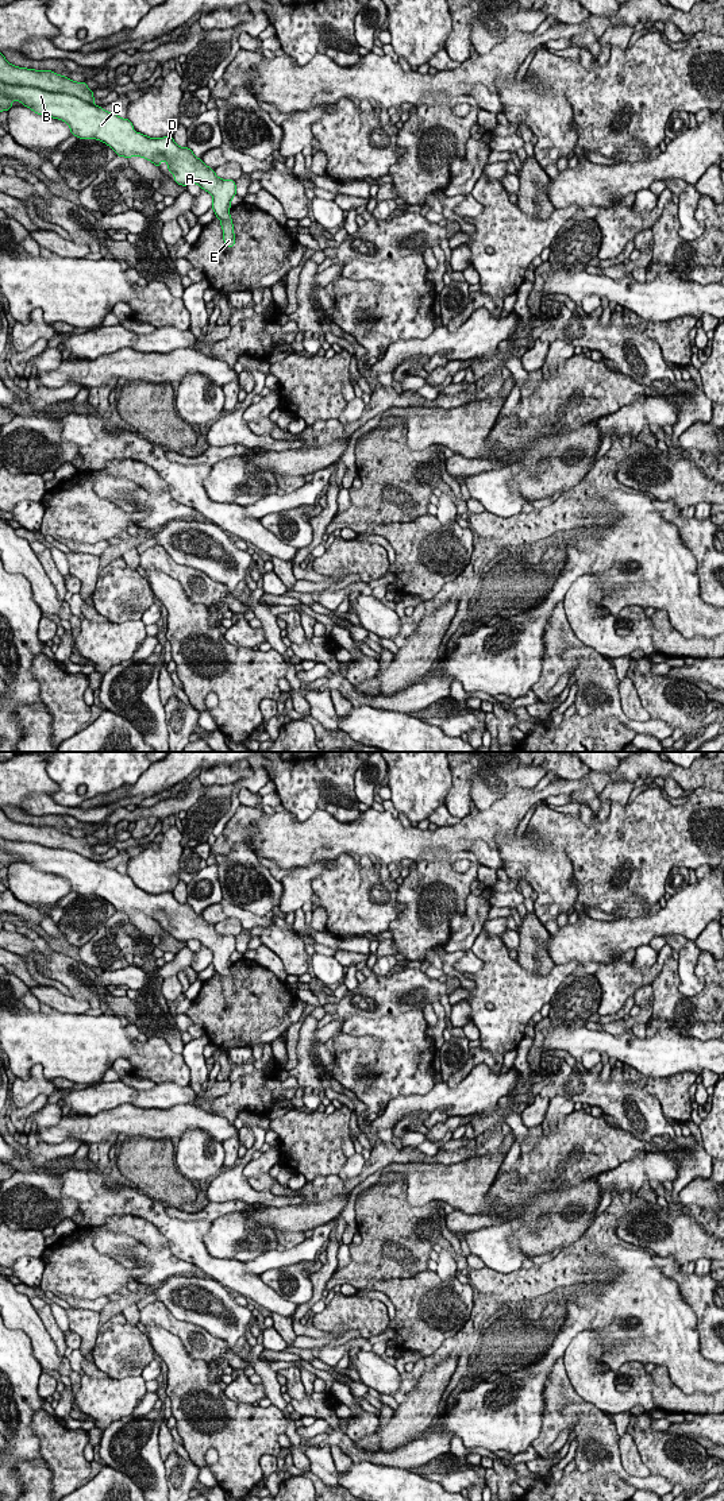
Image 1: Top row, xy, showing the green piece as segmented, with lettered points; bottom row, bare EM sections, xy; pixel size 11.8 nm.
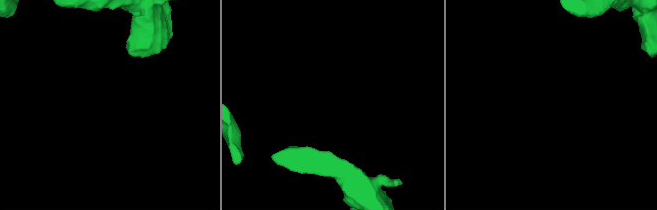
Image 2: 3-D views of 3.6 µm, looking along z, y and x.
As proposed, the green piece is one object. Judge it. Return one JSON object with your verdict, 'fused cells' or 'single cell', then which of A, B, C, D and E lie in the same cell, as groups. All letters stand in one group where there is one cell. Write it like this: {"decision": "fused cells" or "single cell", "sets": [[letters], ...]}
{"decision": "fused cells", "sets": [["A", "E"], ["B", "C", "D"]]}

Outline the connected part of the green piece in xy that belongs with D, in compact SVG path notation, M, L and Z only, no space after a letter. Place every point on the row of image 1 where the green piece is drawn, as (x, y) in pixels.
M0 81L0 112L14 107L12 100L22 101L38 115L66 121L72 135L82 140L97 139L112 147L119 157L143 157L150 162L158 155L165 155L167 159L180 157L192 162L199 161L190 148L178 147L172 136L149 138L135 132L128 119L122 119L73 94Z

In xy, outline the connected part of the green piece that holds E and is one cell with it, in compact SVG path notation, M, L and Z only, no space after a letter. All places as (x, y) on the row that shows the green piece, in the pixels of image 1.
M158 155L153 163L159 167L162 159L166 161L167 169L178 185L199 184L201 189L212 194L212 209L220 219L224 243L231 248L235 244L235 235L230 207L236 194L235 181L219 178L213 169L208 167L201 159L192 162L180 157L167 159L165 155Z

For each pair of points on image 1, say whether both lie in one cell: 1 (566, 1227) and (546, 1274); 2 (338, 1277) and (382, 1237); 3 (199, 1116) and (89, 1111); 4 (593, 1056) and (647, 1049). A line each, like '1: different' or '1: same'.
1: different
2: same
3: same
4: different

